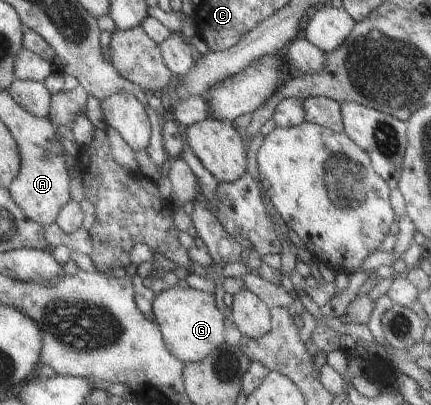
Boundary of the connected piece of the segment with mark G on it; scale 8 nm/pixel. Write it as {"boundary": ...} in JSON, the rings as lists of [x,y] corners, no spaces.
{"boundary":[[[190,287],[164,288],[151,301],[153,320],[159,327],[166,351],[181,362],[196,362],[223,342],[222,313],[214,304],[213,293]]]}

